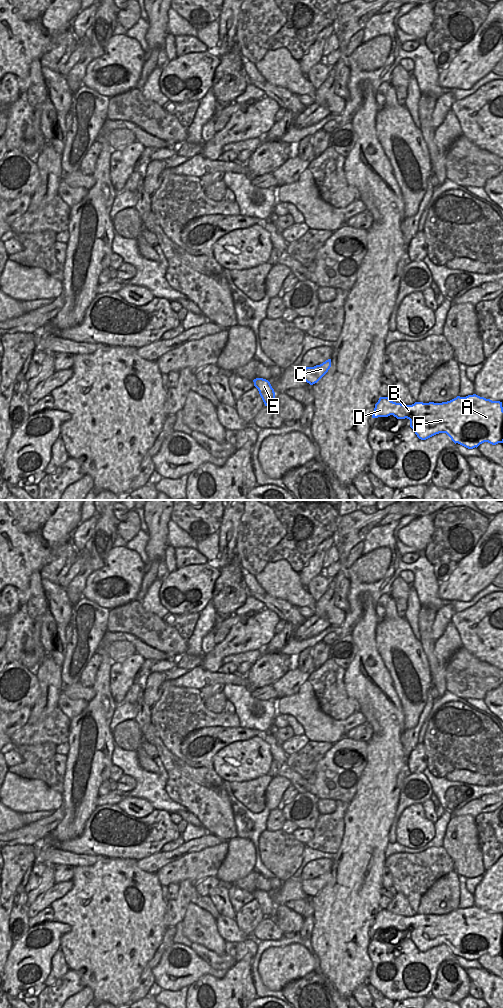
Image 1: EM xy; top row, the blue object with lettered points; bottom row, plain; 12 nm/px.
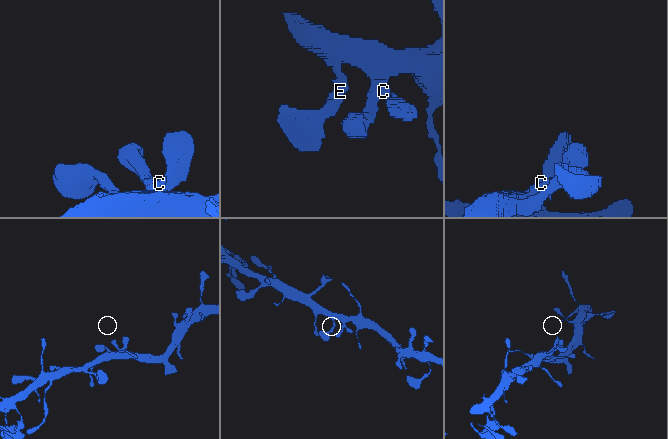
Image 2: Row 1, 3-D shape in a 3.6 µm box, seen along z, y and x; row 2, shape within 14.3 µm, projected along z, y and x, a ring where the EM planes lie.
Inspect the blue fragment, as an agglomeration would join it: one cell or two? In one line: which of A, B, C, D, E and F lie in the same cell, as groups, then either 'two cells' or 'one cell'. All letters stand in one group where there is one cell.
groups A B C D E F; one cell

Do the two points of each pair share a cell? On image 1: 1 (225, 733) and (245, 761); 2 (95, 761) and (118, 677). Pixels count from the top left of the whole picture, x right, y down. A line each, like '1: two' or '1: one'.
1: two
2: two

